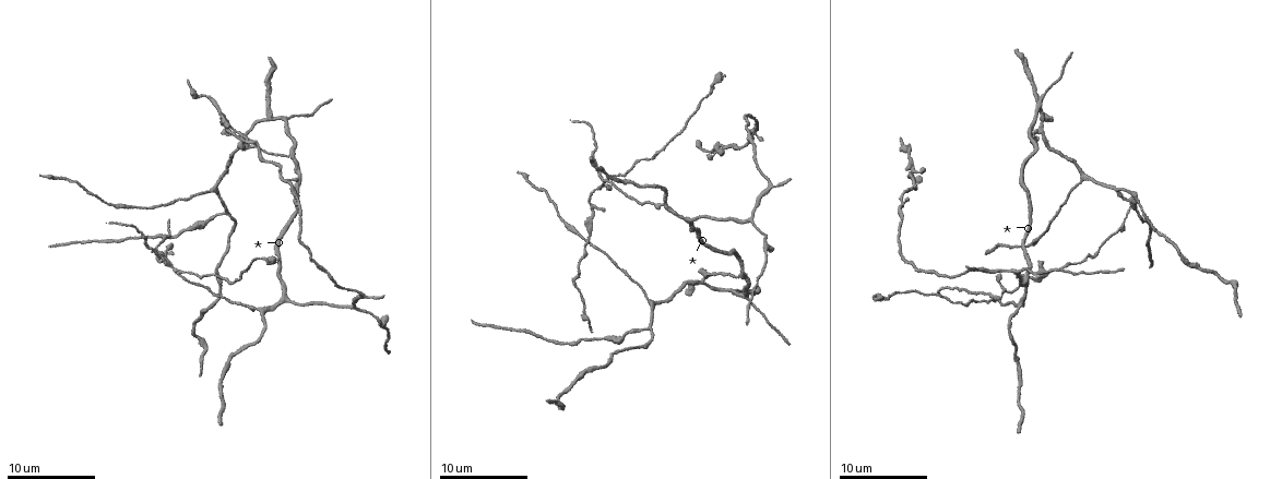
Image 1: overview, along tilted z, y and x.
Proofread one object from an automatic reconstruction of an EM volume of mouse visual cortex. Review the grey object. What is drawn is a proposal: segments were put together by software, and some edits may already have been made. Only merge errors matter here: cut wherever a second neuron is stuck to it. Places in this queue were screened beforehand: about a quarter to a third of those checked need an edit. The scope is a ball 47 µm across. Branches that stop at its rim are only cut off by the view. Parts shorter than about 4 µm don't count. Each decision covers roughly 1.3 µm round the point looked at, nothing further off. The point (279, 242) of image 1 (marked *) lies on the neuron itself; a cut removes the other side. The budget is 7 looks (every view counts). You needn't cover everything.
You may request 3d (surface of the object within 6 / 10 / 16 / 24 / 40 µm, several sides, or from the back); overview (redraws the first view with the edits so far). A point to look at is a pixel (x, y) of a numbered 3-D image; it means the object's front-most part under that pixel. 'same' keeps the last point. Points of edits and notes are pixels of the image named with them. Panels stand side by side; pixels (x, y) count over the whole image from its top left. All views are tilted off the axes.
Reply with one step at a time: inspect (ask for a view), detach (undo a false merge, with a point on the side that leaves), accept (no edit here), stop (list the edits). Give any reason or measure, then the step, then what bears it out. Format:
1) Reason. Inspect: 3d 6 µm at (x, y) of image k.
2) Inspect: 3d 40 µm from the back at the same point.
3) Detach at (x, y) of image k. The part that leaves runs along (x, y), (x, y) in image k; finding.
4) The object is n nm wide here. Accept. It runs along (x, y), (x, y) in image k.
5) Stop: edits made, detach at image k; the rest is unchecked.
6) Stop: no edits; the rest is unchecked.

Four or more arms meet. Inspect: 3d 10 µm at (1040, 130) of image 1.

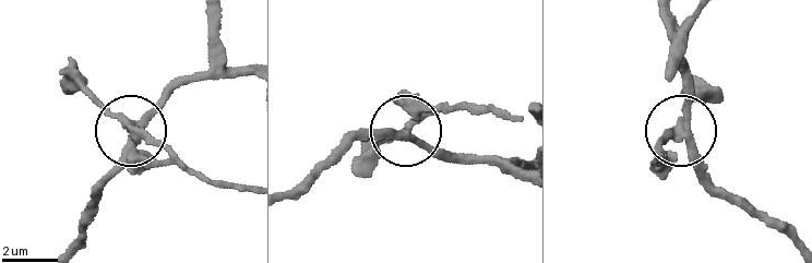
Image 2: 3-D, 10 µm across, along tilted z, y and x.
4 arms meet here. Detach at (145, 163) of image 2. The part that leaves runs along (136, 132), (218, 183), (246, 183) in image 2; a second neuron is stuck on.

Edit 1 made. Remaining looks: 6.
Small branch off a trunk. Inspect: 3d 6 µm at (1041, 96) of image 1.

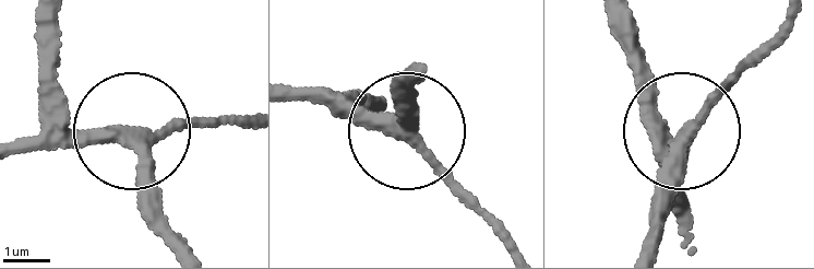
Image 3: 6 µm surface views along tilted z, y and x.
Inspect: 3d 6 µm from the back at (144, 135) of image 3.

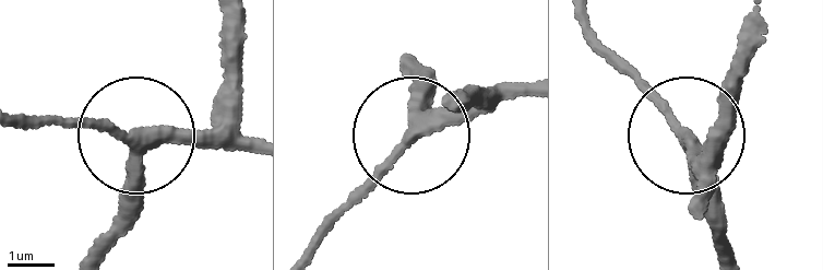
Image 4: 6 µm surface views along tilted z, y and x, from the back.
The object is 260 nm wide here. Accept. One neuron here.

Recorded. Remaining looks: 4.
Two arms in line, one across. Inspect: 3d 16 µm at (651, 328) of image 1.

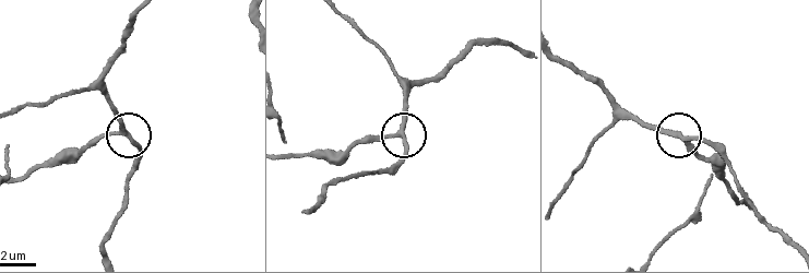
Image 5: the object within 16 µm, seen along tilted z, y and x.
Accept. Continuous, no second neuron.

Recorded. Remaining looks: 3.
Looks like a crossing. Inspect: 3d 10 µm at (178, 270) of image 1.

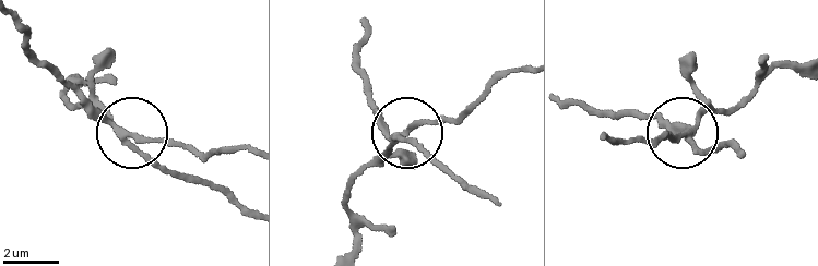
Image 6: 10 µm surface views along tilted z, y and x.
Inspect: 3d 10 µm from the back at (129, 137) of image 6.

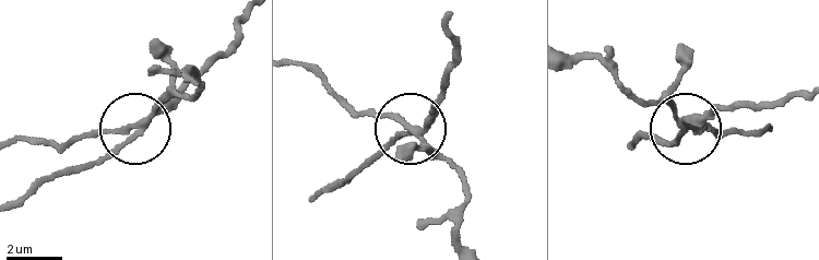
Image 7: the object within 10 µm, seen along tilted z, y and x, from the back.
The side arm is 22 µm long; 4 arms meet here. Detach at (167, 96) of image 7. A second neuron is stuck on.

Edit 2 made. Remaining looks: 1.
Stop: edits made, detach at image 2, detach at image 7; the rest is unchecked.

